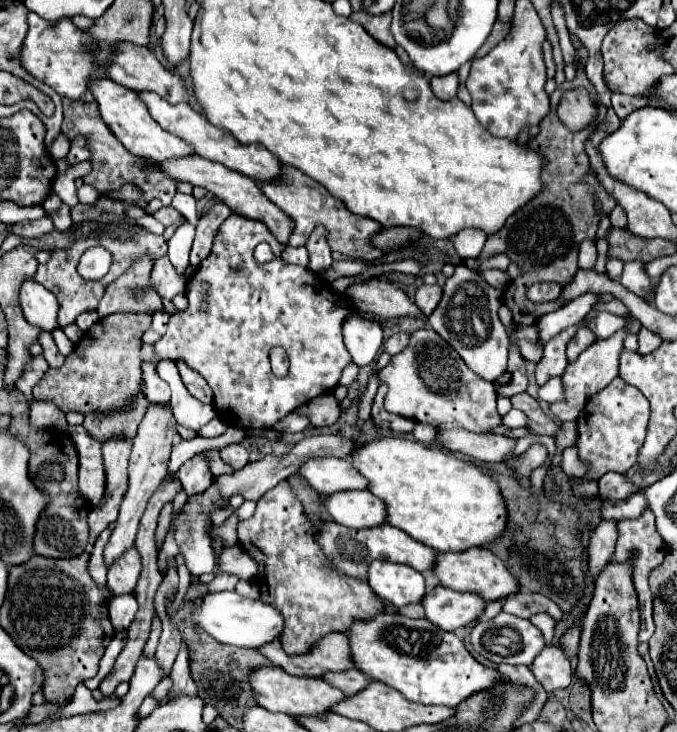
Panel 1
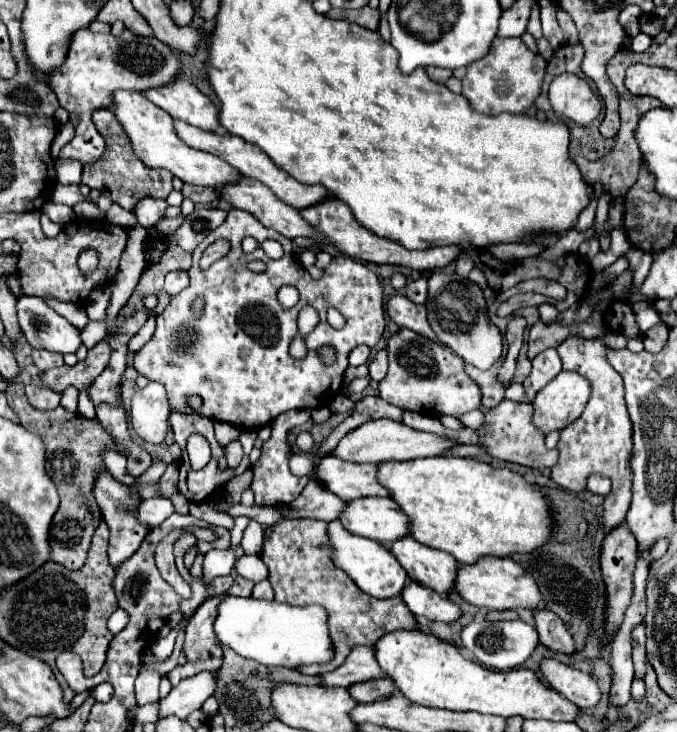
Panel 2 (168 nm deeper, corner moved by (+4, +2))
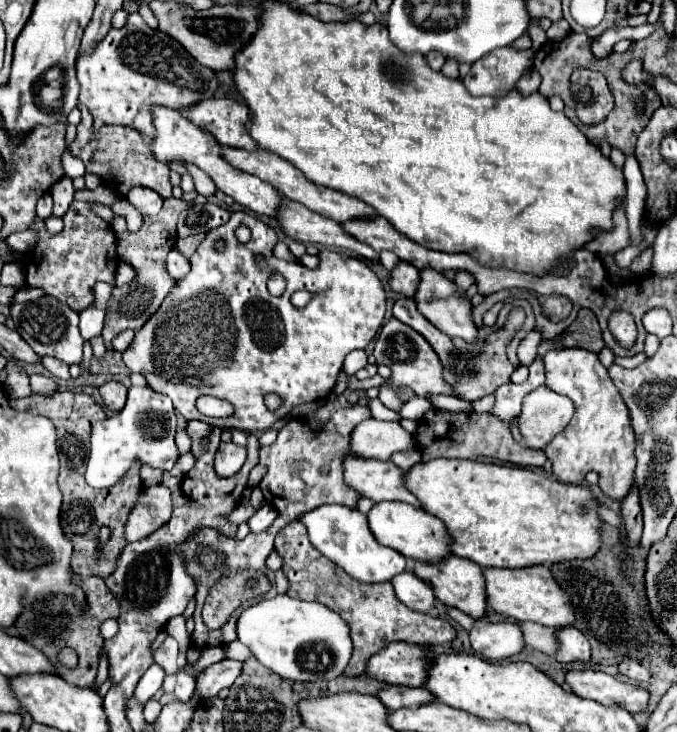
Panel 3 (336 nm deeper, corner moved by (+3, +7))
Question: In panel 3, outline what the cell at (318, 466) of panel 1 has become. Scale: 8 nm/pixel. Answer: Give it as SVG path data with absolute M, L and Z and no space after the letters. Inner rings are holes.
M348 457L344 461L344 479L360 495L374 501L404 501L420 507L420 501L404 485L404 471L392 461Z

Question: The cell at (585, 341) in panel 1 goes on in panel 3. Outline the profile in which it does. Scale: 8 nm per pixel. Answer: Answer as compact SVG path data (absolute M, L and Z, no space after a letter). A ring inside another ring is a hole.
M554 349L544 355L546 387L566 395L574 401L574 417L554 441L544 449L546 457L552 461L552 473L564 483L582 483L586 471L596 471L600 475L600 489L610 499L624 499L634 485L636 469L636 435L630 423L630 413L622 395L608 377L606 367L598 361L596 353L586 349Z

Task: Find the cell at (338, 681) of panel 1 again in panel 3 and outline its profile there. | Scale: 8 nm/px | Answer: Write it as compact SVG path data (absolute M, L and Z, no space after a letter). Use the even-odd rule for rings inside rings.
M384 687L382 693L378 693L378 699L390 709L402 709L402 707L420 707L434 701L434 695L428 689L414 689L414 687Z

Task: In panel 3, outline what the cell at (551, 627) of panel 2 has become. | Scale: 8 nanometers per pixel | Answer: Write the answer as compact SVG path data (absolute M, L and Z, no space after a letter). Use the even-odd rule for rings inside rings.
M574 627L558 631L560 649L556 653L556 661L572 663L572 661L590 661L590 643L588 639Z

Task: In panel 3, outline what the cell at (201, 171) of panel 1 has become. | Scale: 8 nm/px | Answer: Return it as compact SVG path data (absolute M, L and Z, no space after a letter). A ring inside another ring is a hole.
M282 201L282 209L278 215L278 221L288 237L300 243L312 243L312 245L322 245L322 247L342 247L358 253L360 257L378 263L380 257L374 249L368 245L354 241L340 223L330 221L328 217L322 217L310 209L306 209L300 203L292 203L292 209L288 207L286 201Z

